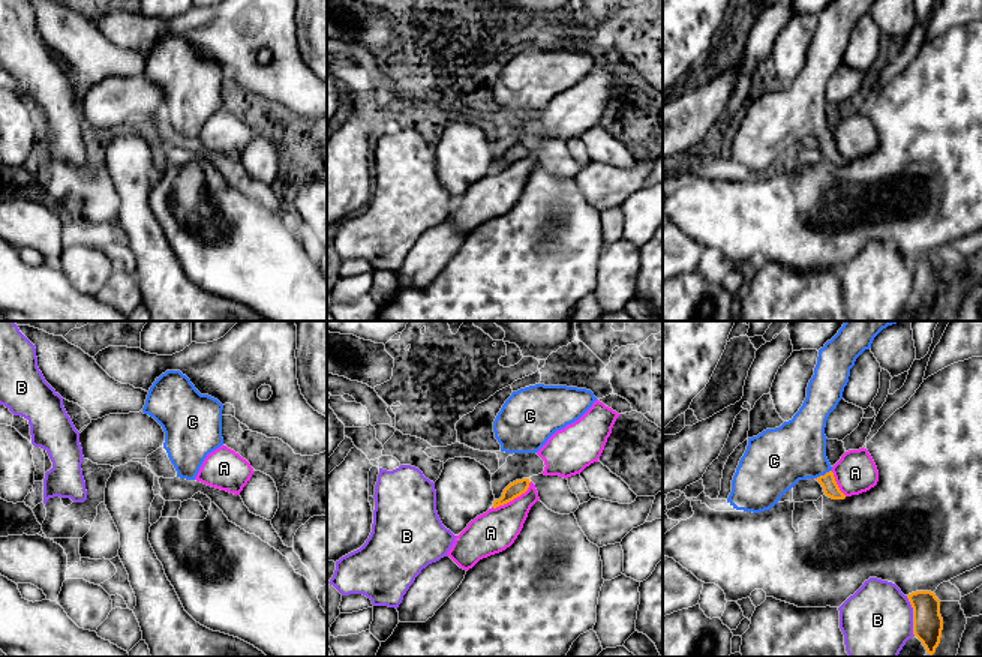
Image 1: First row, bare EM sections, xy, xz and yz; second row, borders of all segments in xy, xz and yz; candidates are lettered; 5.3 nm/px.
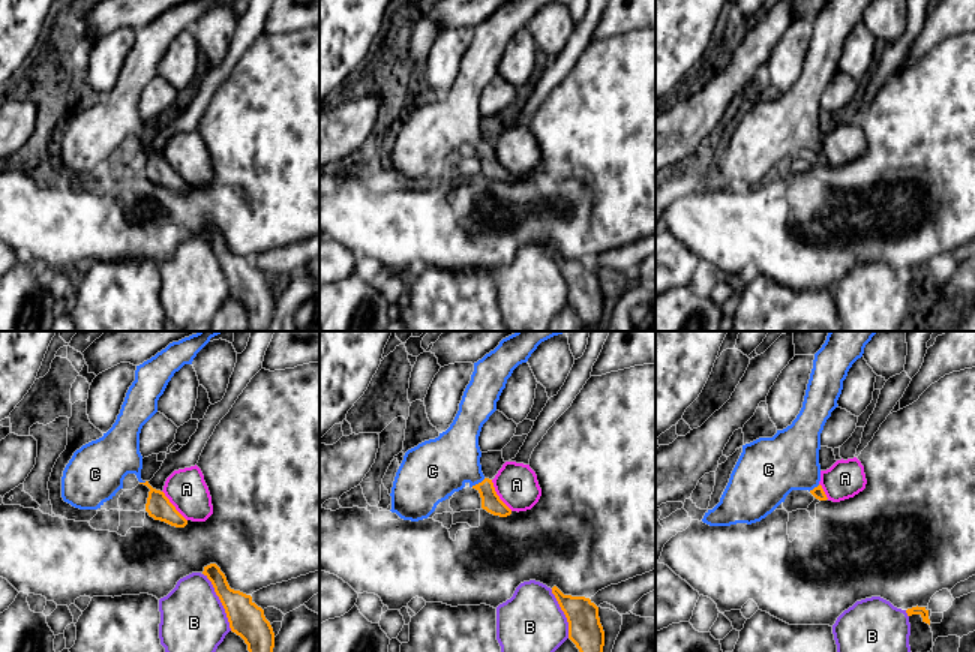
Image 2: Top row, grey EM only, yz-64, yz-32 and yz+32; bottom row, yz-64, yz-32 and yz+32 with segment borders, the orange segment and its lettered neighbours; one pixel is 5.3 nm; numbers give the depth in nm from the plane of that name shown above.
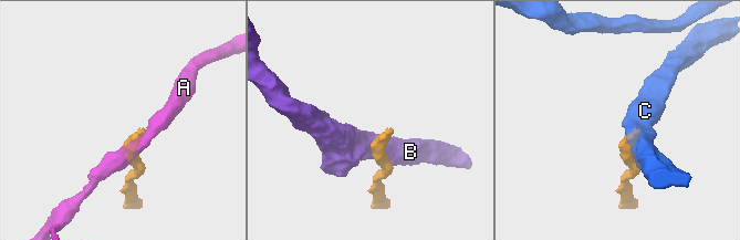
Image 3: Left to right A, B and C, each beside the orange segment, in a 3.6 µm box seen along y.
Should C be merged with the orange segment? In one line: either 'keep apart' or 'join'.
join

